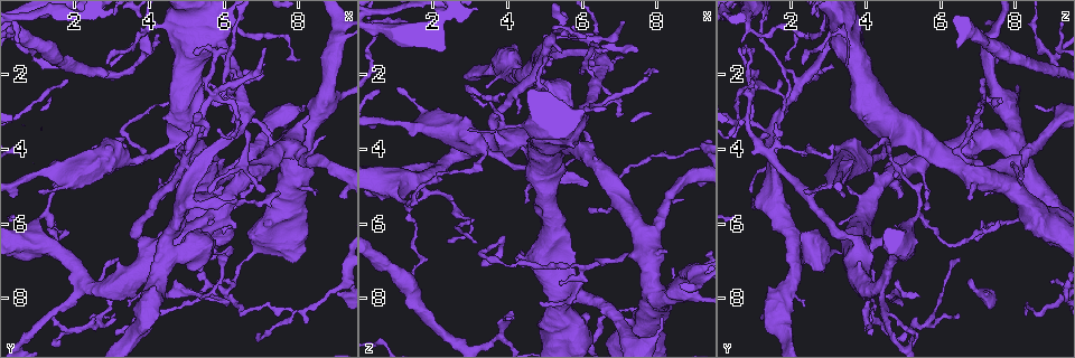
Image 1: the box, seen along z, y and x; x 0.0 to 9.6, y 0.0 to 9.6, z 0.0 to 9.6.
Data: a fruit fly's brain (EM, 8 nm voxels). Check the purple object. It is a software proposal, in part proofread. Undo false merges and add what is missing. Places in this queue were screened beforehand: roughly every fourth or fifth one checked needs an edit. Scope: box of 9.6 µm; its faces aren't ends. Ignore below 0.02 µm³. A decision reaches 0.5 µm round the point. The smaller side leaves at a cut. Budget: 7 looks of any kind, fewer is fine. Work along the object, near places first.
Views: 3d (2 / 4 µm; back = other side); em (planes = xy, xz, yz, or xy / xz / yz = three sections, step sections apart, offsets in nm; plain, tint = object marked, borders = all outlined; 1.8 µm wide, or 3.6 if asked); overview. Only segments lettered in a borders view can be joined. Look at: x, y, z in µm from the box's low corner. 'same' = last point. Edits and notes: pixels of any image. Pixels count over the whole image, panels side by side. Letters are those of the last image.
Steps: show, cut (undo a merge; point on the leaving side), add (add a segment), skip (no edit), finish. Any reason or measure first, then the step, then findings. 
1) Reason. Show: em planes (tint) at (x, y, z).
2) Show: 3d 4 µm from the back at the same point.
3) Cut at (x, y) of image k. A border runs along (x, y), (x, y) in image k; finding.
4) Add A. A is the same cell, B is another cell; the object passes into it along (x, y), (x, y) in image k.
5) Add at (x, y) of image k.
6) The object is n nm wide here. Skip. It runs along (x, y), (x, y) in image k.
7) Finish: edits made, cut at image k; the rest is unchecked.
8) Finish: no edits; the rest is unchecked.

Thin end. Show: em planes (borders) at (1.05, 5.15, 2.45).

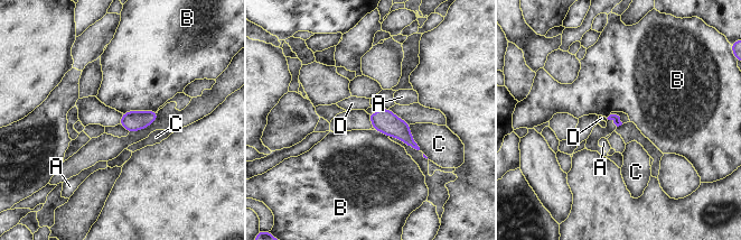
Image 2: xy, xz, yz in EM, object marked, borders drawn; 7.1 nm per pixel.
Skip. A, B, C and D are other cells; a border runs along (156, 110), (129, 110), (122, 113) in image 2; none of them fits.

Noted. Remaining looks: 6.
Free end. Show: em planes (borders) at (6.20, 8.10, 5.00).

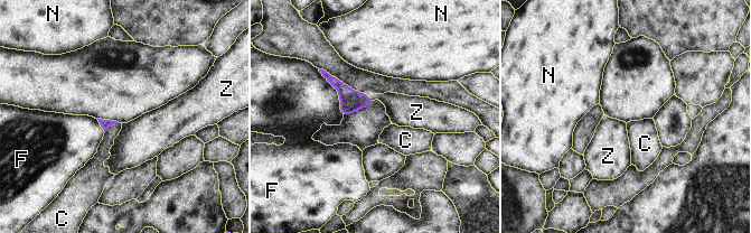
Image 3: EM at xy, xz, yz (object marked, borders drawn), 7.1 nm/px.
The object is 70 nm wide here. Skip. C, F, N and Z are other cells; a border runs along (368, 95), (373, 100) in image 3; none of them fits.

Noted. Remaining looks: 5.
Long arm stops here. Show: em planes (borders) at (7.50, 5.15, 1.40).

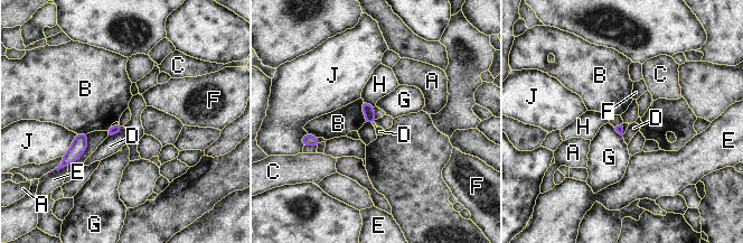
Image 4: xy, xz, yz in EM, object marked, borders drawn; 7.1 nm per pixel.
The longest contact is with J, 200 nm. Skip. A, B, C, D, E, F, G, H and J are other cells; no lettered segment goes on from it.

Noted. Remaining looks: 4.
Finish: no edits; the rest is unchecked.

